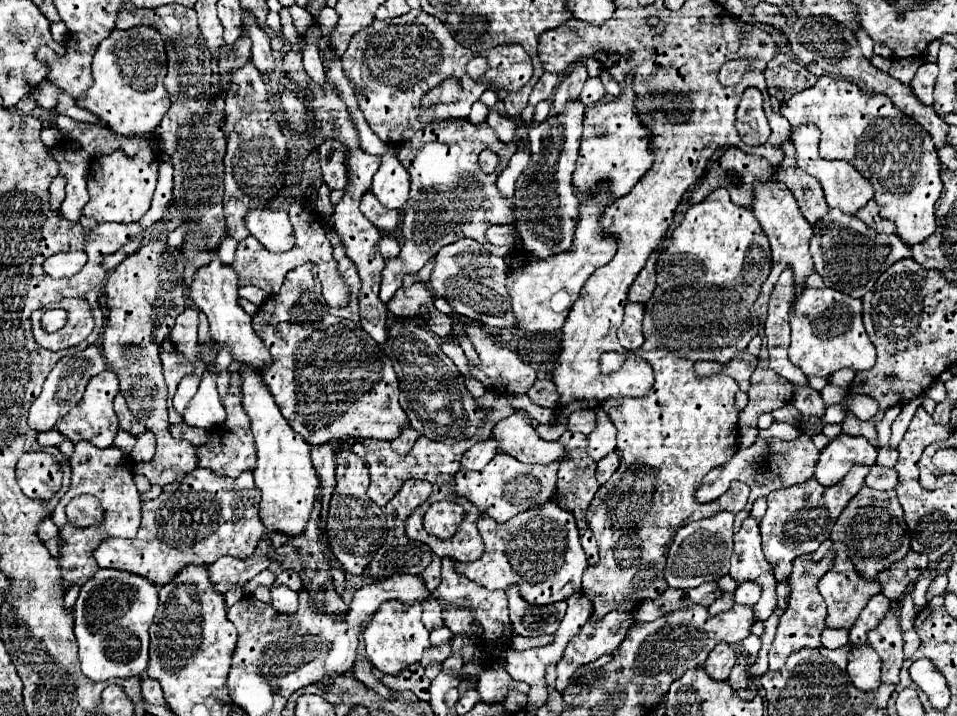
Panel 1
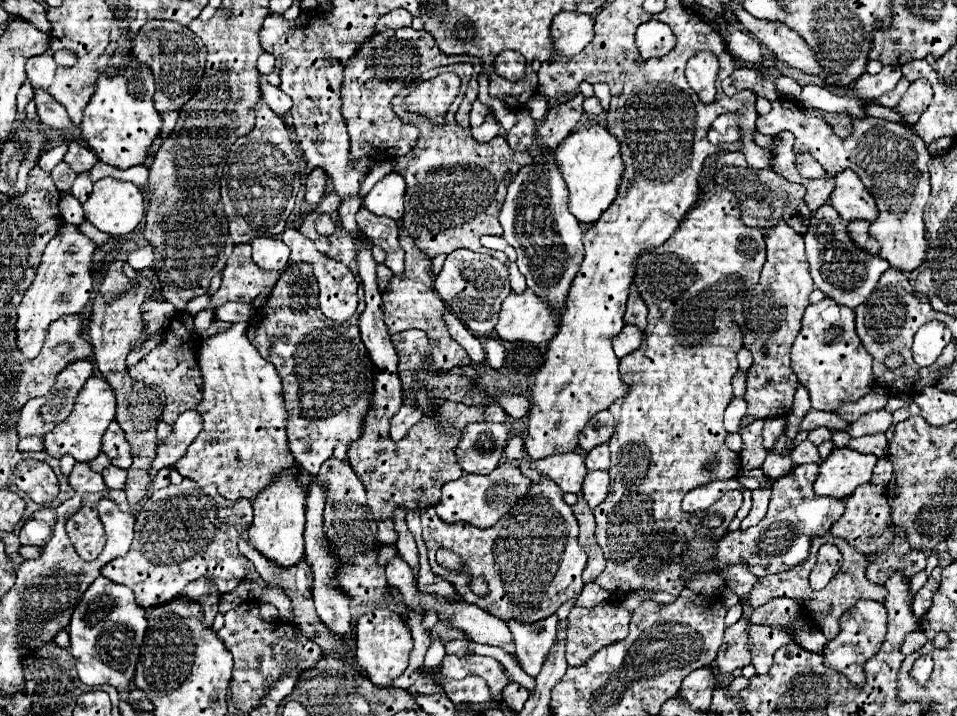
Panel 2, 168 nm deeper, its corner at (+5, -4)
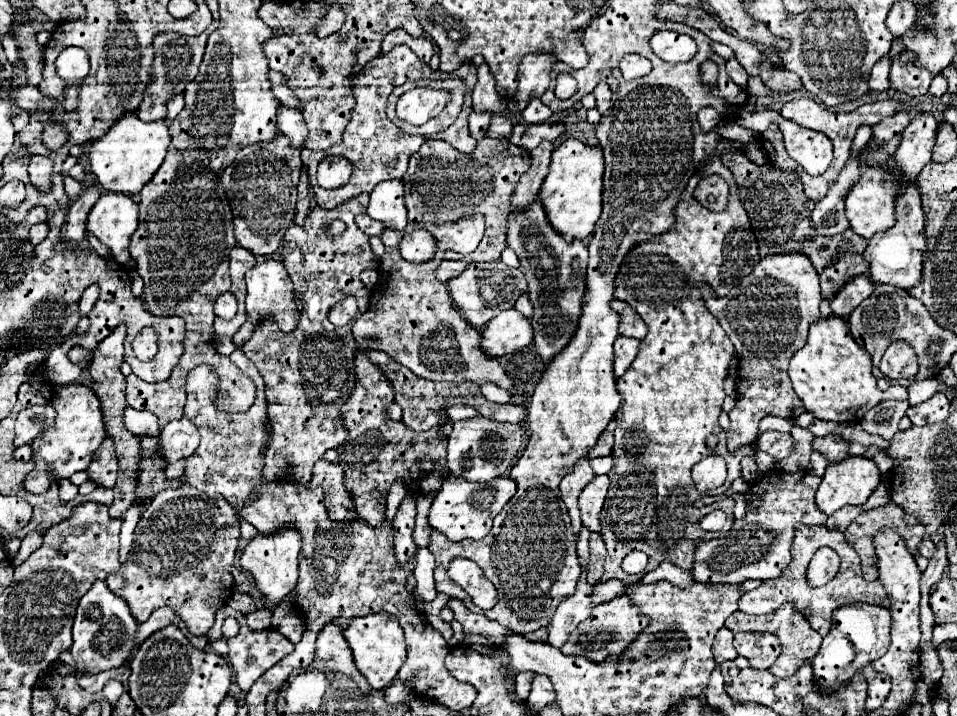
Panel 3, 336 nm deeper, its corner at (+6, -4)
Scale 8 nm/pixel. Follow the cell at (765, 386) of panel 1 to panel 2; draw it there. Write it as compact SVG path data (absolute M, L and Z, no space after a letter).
M786 222L766 230L768 258L760 272L760 282L754 290L744 292L732 304L734 320L744 332L744 346L752 352L754 362L748 370L748 386L744 400L748 402L744 424L752 424L760 418L788 416L796 390L796 376L790 368L790 348L800 330L800 320L806 310L808 296L814 290L814 282L804 258L804 240Z

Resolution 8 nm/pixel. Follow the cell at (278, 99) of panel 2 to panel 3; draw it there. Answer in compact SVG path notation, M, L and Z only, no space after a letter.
M281 106L279 108L279 122L277 122L277 126L279 126L279 132L285 134L291 140L293 148L297 148L297 150L303 148L309 130L307 130L307 124L305 124L305 120L303 120L299 110Z

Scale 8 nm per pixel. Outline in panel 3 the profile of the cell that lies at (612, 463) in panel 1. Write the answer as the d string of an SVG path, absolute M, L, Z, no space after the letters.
M595 476L595 480L589 484L589 488L585 488L579 496L581 520L589 532L601 530L599 514L601 514L605 496L607 496L607 488L609 488L609 476Z

